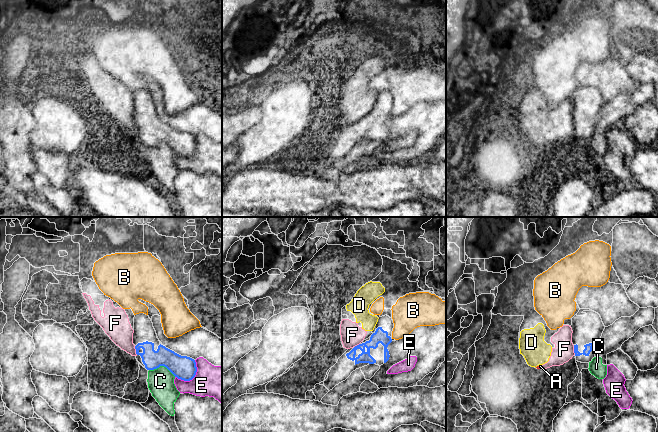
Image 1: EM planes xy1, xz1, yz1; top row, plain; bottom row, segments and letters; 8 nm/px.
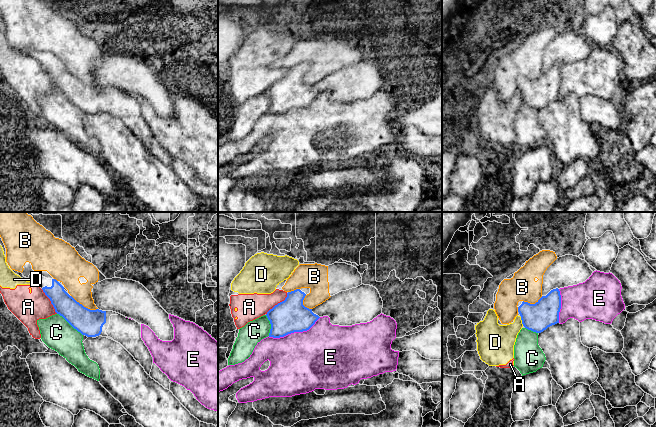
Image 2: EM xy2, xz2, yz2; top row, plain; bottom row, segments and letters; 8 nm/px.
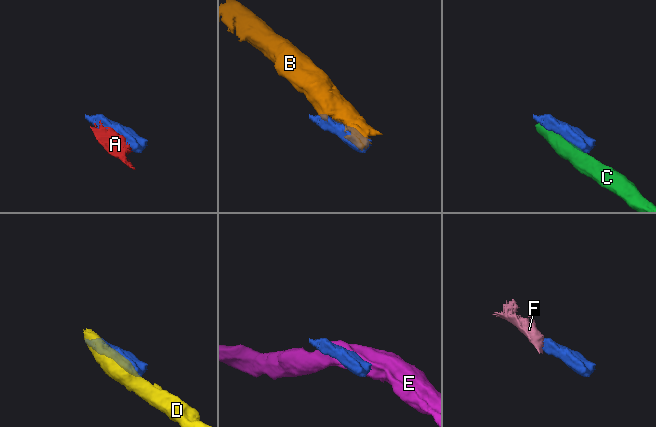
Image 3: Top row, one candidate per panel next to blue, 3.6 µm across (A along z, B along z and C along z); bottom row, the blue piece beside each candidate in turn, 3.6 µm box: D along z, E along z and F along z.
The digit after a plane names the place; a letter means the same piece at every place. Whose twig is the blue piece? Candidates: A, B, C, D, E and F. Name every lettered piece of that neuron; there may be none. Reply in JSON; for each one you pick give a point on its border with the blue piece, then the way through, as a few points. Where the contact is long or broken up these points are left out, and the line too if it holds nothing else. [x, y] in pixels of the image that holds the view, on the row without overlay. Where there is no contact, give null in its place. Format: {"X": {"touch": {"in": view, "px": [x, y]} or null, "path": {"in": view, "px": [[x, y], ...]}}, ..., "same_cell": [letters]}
{"same_cell": []}

